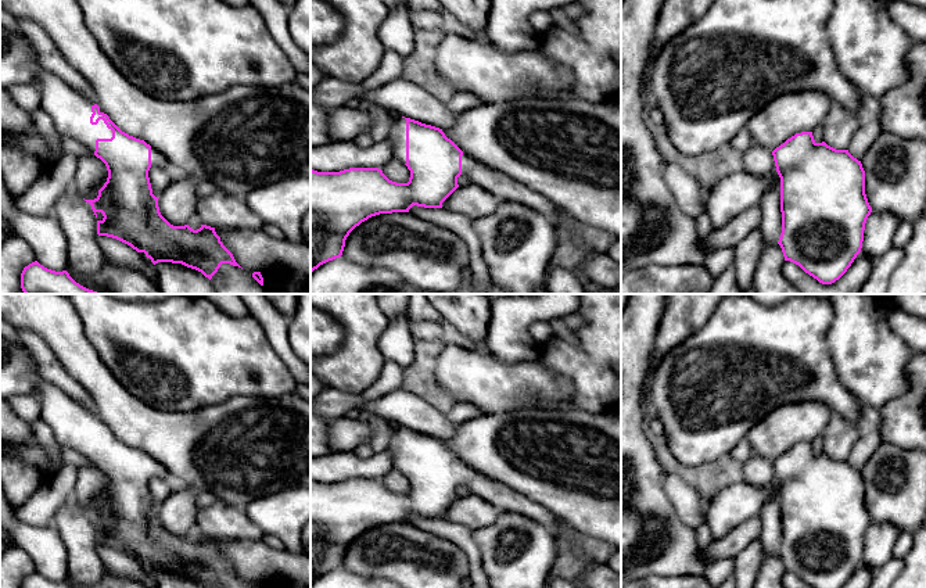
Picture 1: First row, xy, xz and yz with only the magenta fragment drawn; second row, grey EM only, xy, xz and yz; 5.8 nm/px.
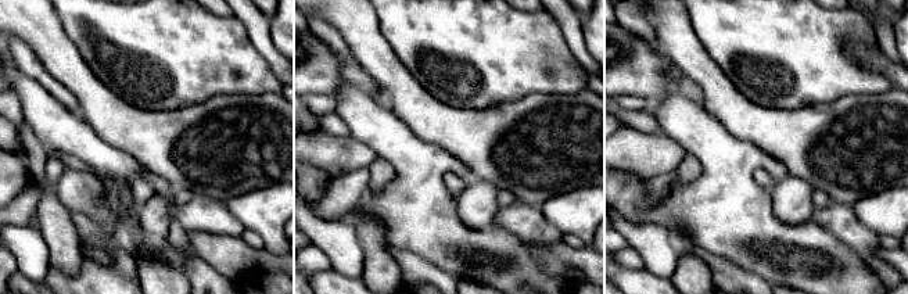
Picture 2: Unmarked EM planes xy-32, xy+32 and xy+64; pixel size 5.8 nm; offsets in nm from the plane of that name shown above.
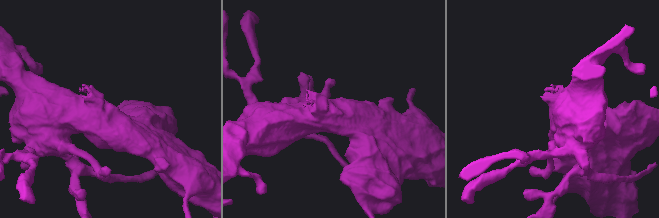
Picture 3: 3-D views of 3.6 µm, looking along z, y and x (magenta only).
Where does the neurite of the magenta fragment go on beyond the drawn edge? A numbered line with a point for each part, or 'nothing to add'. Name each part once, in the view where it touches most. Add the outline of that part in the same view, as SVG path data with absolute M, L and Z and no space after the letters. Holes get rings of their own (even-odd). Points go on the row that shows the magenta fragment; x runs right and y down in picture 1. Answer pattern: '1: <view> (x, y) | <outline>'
1: xy (71, 111) | M40 68L35 74L33 85L42 94L40 108L51 116L60 136L85 144L93 154L97 139L112 137L112 130L103 119L97 125L90 123L91 107L96 103L72 89L61 78Z
2: xz (495, 182) | M464 153L462 155L462 175L500 200L527 205L553 222L563 211L542 194L509 179L505 173L493 168L480 164Z

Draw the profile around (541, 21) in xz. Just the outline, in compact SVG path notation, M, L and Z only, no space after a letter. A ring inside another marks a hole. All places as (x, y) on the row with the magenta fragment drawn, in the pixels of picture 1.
M534 11L530 14L528 21L539 33L553 26L553 19L549 11Z

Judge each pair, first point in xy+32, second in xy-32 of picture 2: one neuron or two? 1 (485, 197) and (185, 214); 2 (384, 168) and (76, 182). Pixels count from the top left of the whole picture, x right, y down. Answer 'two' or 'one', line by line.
1: two
2: one

